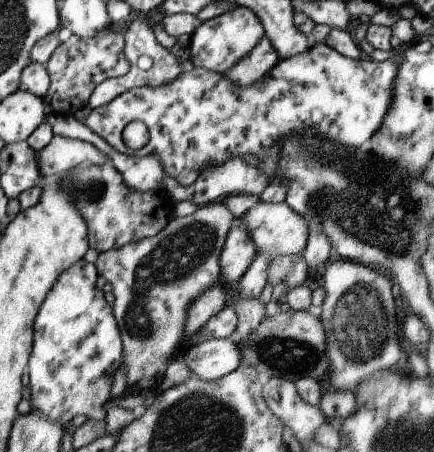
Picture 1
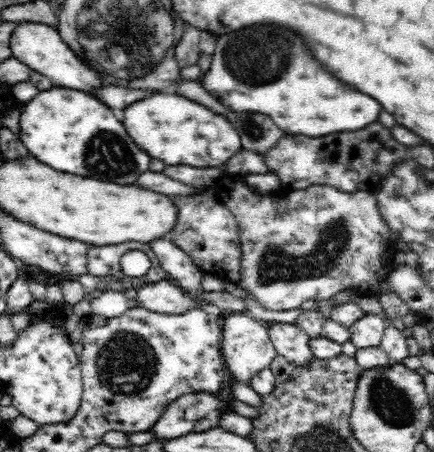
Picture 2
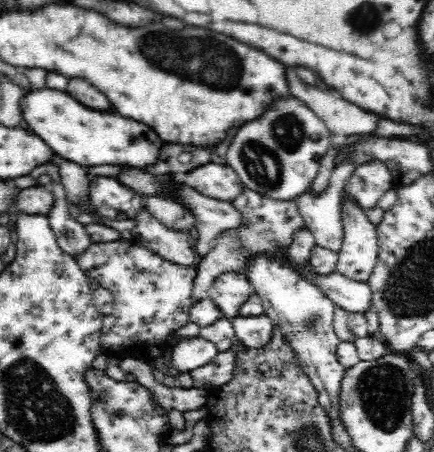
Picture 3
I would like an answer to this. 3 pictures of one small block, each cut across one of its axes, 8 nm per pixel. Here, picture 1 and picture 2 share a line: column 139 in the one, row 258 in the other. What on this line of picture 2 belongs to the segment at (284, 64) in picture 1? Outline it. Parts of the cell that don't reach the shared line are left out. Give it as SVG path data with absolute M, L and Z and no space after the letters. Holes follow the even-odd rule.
M126 242L126 244L116 244L116 246L90 246L90 252L88 252L88 274L94 274L94 276L116 276L116 278L120 278L120 282L124 282L126 274L122 270L120 260L122 260L122 256L126 252L132 252L132 250L144 252L150 258L150 262L152 262L150 272L146 272L144 276L134 280L136 284L144 286L144 284L168 282L170 280L170 274L162 268L158 256L144 242Z

